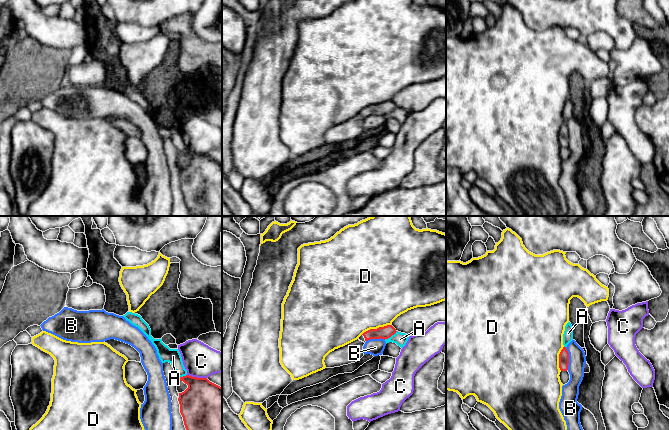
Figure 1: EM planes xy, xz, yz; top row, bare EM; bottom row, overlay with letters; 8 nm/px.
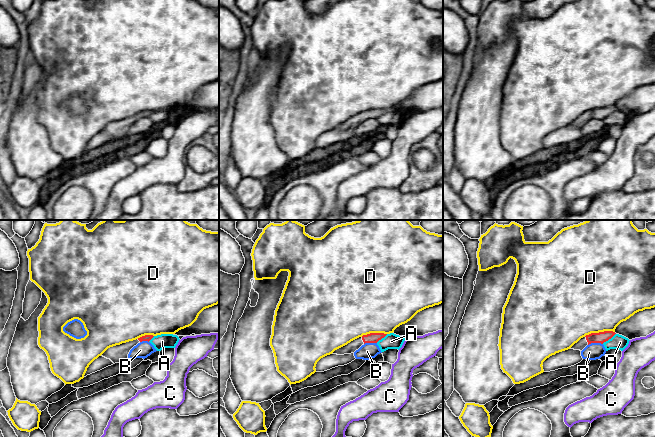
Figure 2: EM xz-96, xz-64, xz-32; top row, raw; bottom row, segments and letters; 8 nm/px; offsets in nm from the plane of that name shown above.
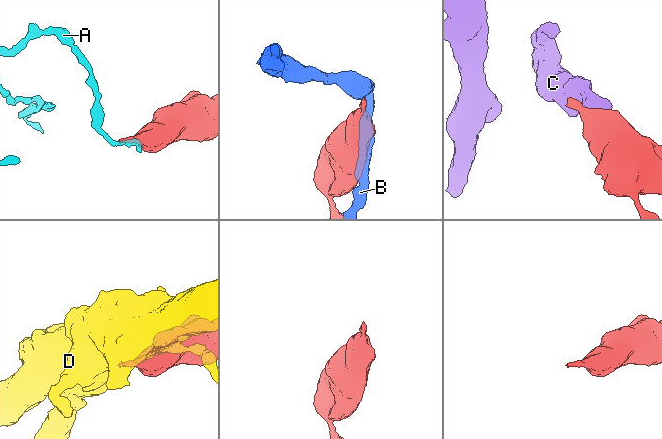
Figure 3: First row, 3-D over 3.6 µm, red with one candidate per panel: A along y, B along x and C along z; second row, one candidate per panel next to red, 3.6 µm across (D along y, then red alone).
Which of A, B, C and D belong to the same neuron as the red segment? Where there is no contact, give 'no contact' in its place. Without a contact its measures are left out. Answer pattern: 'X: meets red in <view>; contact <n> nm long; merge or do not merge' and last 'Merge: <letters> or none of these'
A: meets red in xz; contact 130 nm long; do not merge
B: meets red in yz; contact 190 nm long; do not merge
C: meets red in xy; contact 160 nm long; do not merge
D: meets red in xz; contact 260 nm long; do not merge
Merge: none of these

